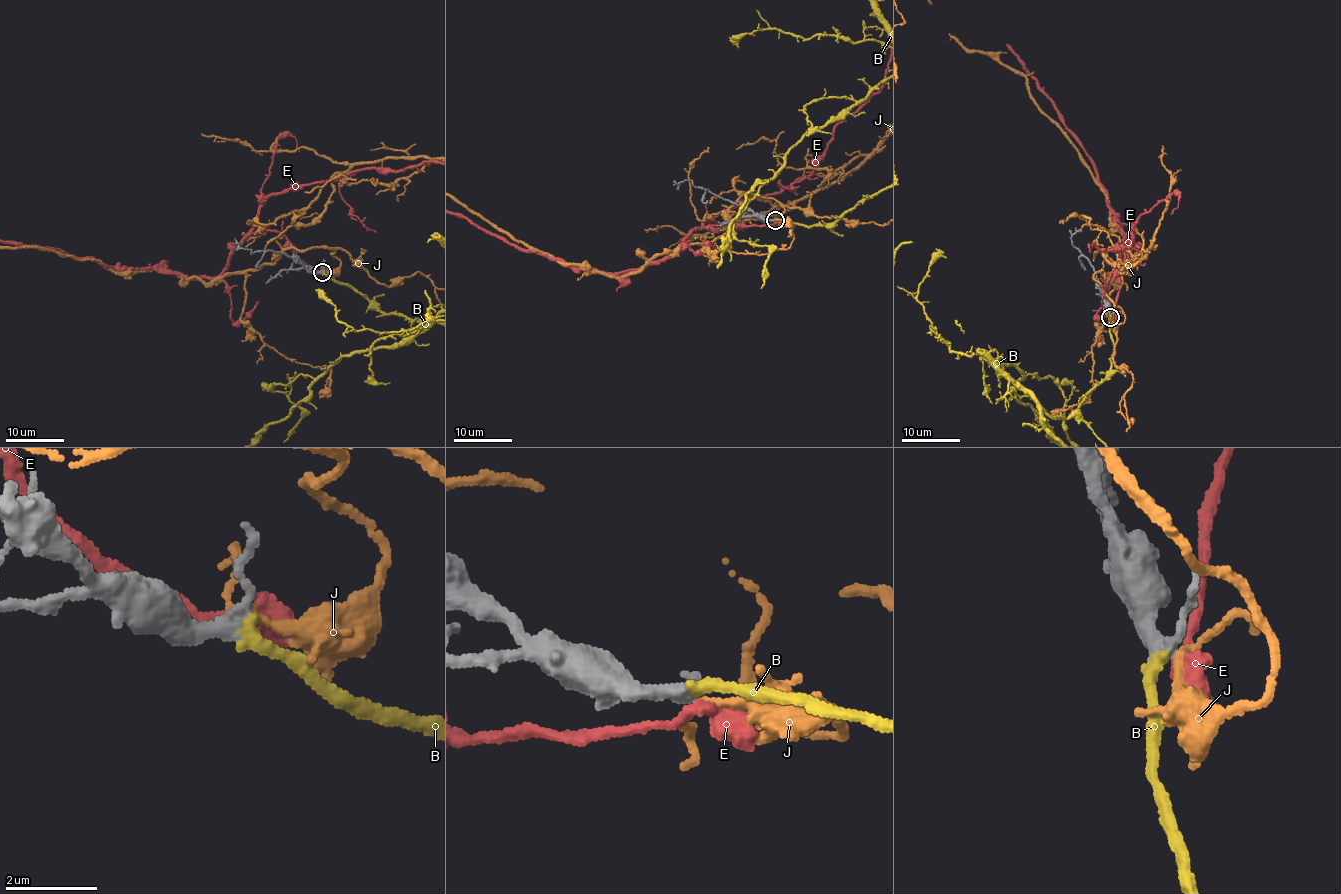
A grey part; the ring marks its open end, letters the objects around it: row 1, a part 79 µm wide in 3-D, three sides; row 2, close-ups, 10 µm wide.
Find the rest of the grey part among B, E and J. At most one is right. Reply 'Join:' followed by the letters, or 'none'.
Join: B

